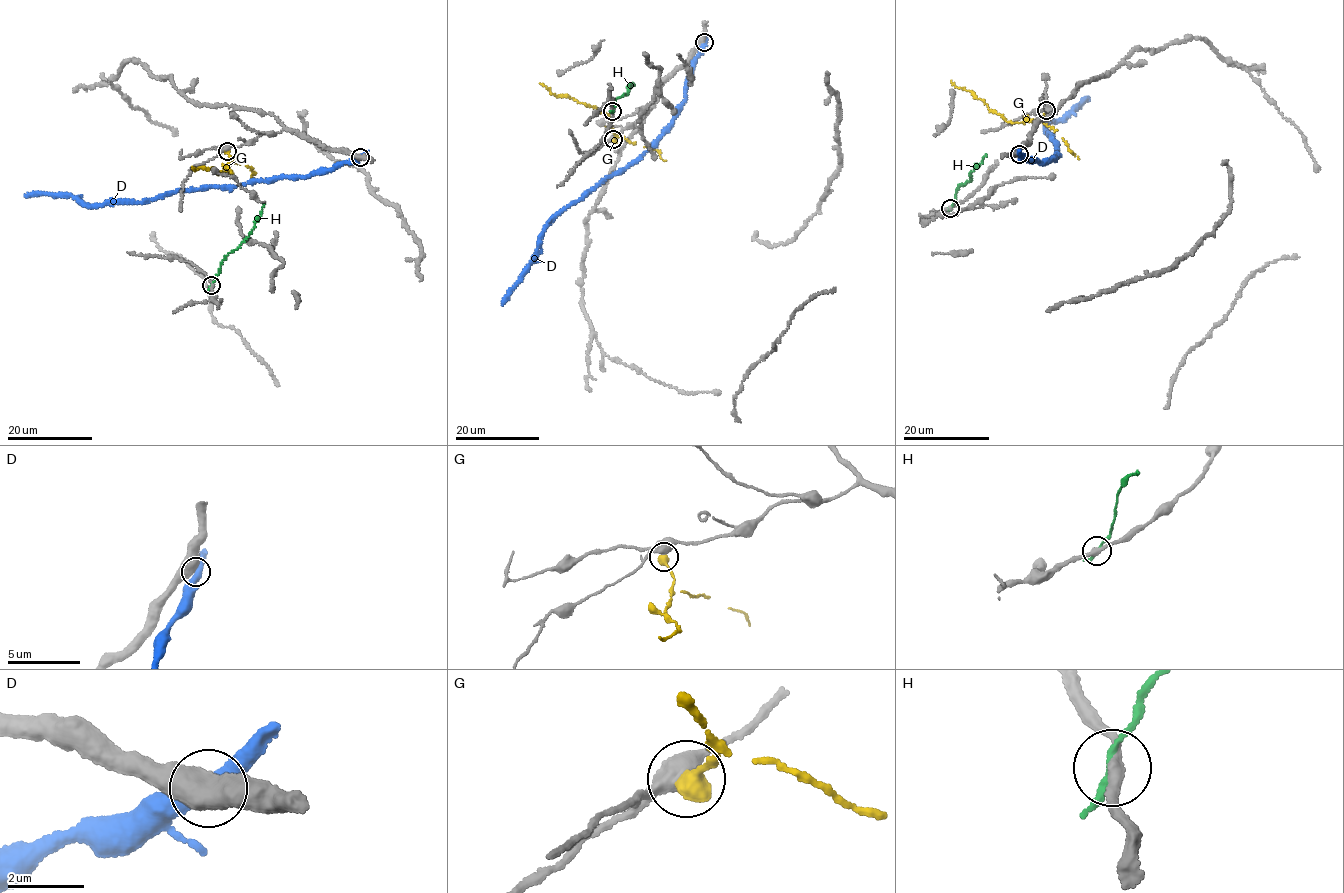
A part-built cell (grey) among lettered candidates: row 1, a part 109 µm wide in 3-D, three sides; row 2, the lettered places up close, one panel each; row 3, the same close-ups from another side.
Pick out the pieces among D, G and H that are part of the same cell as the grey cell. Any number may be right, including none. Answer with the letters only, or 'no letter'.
no letter

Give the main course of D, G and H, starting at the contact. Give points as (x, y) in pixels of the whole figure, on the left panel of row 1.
D: (359, 157), (311, 175), (182, 190), (142, 201), (109, 200), (92, 206), (72, 196), (38, 192), (23, 195)
G: (226, 150), (230, 158), (227, 169), (231, 173), (194, 170), (192, 165)
H: (211, 286), (220, 263), (245, 241), (264, 201)

